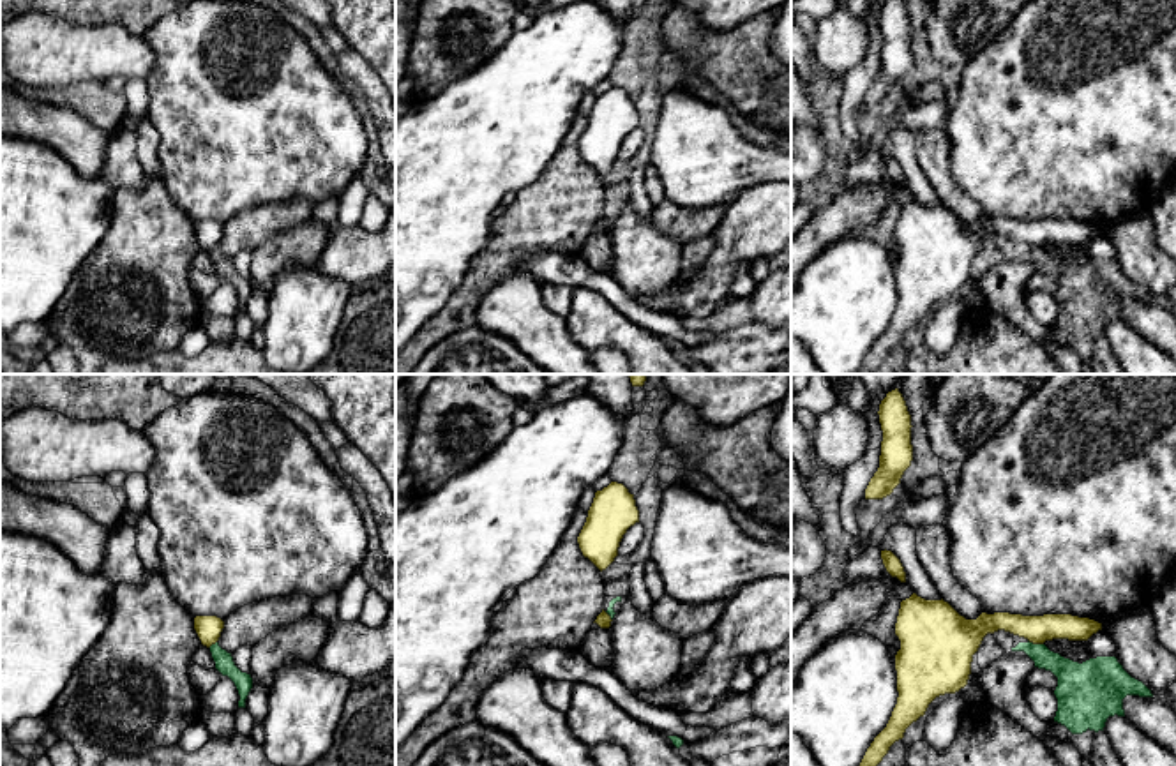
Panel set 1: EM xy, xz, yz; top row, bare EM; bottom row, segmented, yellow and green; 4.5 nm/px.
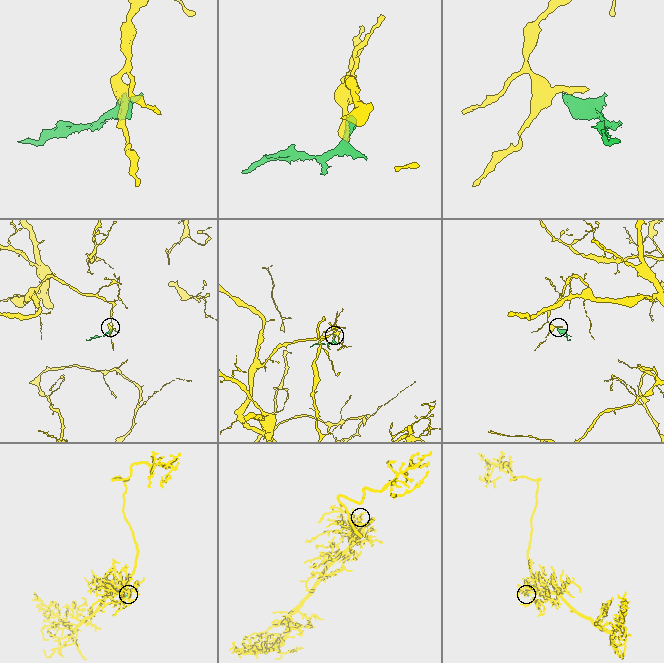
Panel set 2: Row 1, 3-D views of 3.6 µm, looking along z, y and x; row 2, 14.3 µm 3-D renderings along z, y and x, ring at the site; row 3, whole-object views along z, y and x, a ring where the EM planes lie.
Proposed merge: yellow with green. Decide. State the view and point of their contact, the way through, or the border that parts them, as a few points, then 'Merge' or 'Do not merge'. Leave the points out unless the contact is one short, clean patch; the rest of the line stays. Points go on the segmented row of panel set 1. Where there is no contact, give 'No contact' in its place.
Touches yellow at yz (1035, 643). Boundary: yz (1028, 639), (1042, 645). Do not merge

